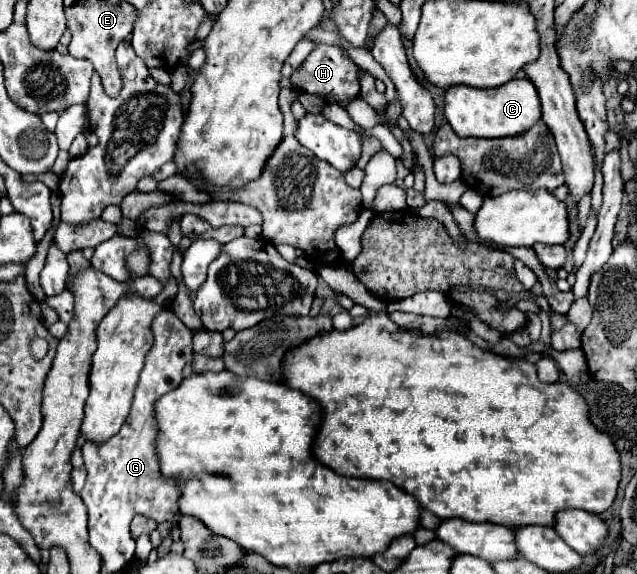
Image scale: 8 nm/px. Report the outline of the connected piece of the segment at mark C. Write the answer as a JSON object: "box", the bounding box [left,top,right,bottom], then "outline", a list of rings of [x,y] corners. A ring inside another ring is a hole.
{"box":[445,78,541,138],"outline":[[[515,78],[509,84],[489,90],[457,86],[445,92],[445,118],[457,136],[511,138],[527,132],[541,120],[541,102],[529,78]]]}

